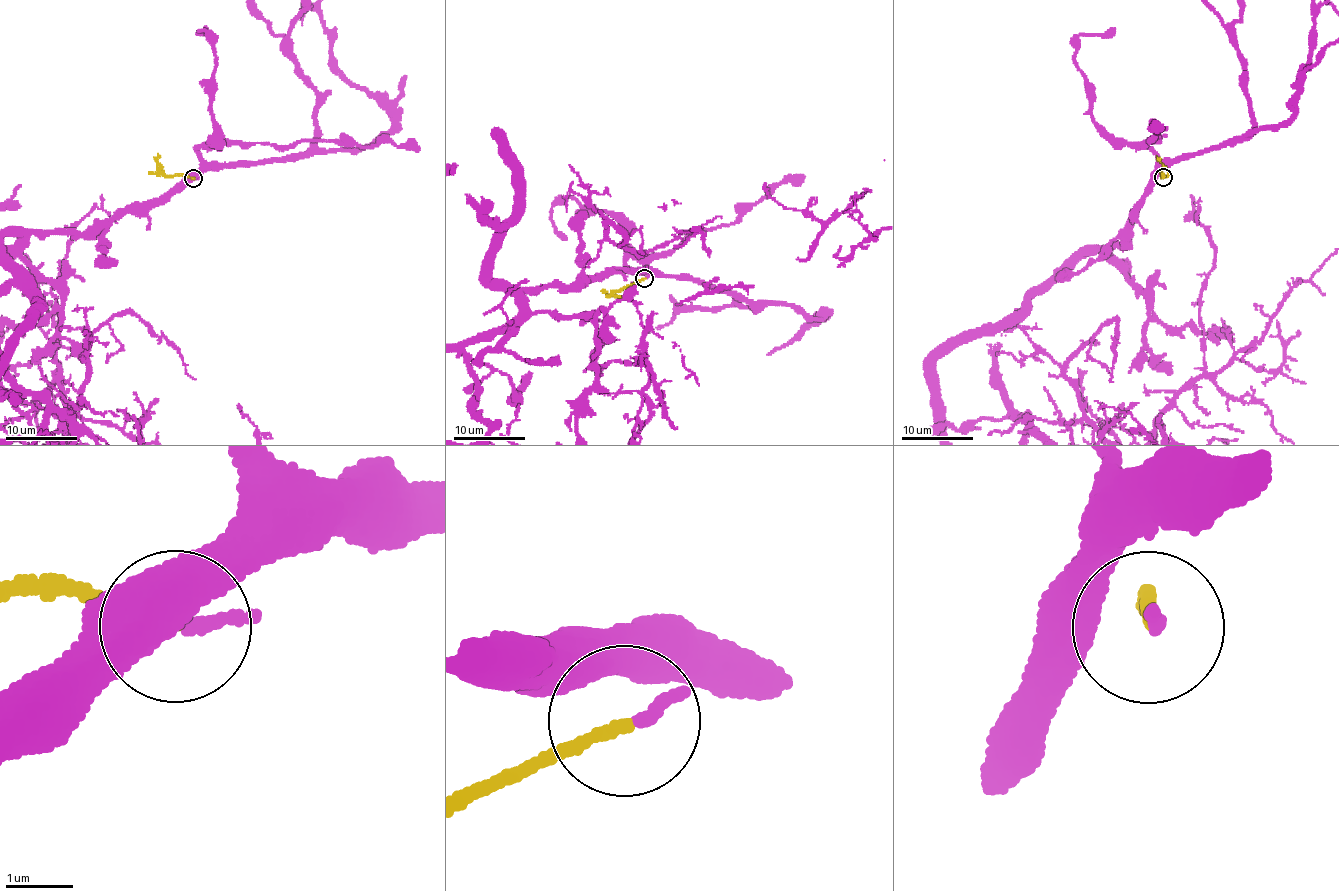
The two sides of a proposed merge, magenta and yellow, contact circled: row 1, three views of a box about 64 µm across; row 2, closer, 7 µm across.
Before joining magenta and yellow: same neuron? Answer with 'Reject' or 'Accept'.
Accept

